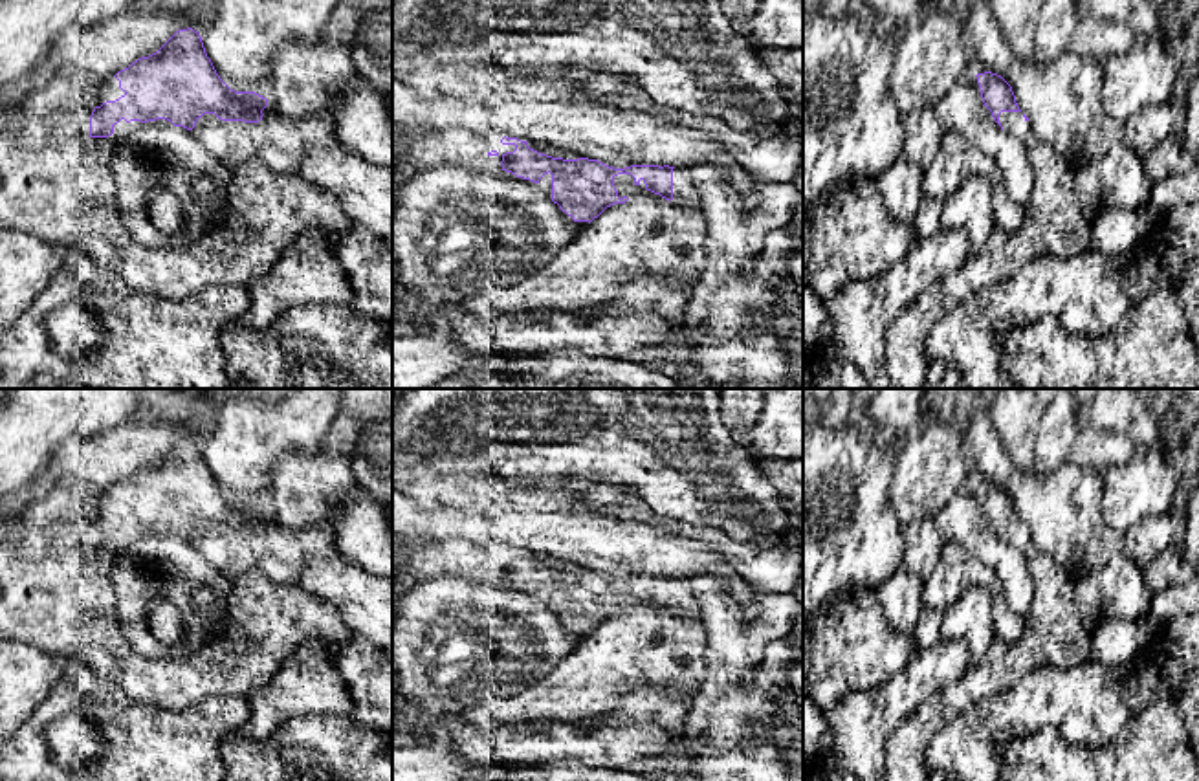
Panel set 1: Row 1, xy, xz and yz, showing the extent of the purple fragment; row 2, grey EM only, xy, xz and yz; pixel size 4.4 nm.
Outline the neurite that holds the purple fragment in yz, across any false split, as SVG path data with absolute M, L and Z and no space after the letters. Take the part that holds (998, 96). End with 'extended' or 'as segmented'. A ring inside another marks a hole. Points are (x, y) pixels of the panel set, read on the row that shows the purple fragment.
M984 72L975 77L994 121L1027 148L1034 172L1032 194L1025 204L1027 218L1014 231L994 227L988 242L959 271L942 277L895 319L886 337L891 389L922 387L930 368L930 326L970 295L1012 279L1040 257L1071 258L1091 248L1091 222L1074 192L1074 169L1052 145L1032 134L1012 86L1001 75Z; extended

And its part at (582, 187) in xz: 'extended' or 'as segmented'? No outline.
extended

